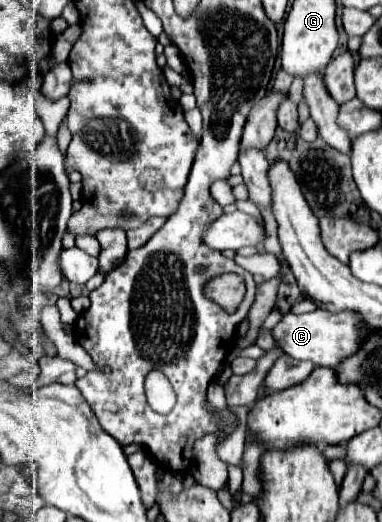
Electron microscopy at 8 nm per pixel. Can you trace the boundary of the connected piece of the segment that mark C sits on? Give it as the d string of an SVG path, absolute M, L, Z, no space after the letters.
M316 309L306 315L284 315L280 323L272 329L274 341L280 343L282 353L290 355L298 361L312 361L316 367L330 367L334 369L342 359L350 357L358 351L364 333L356 329L356 315L350 311L330 313L326 309Z

